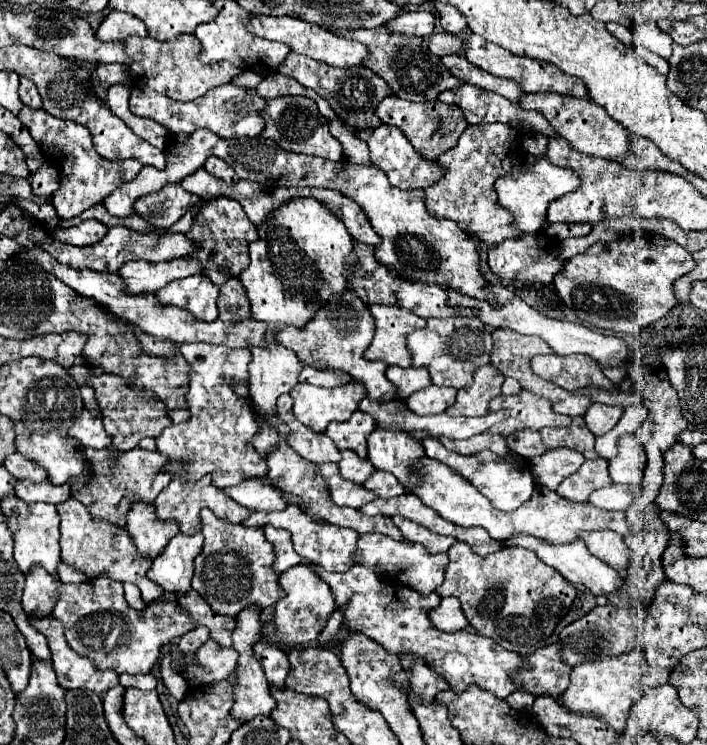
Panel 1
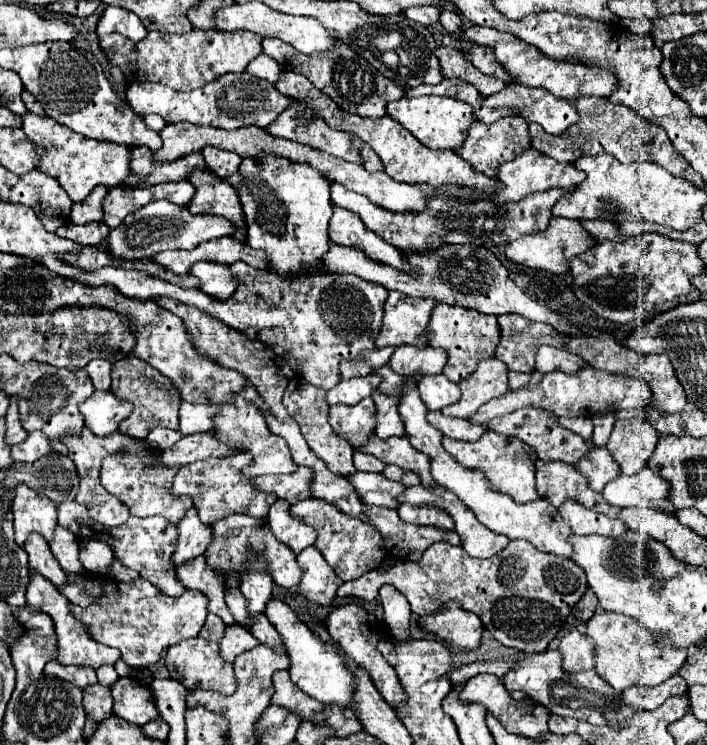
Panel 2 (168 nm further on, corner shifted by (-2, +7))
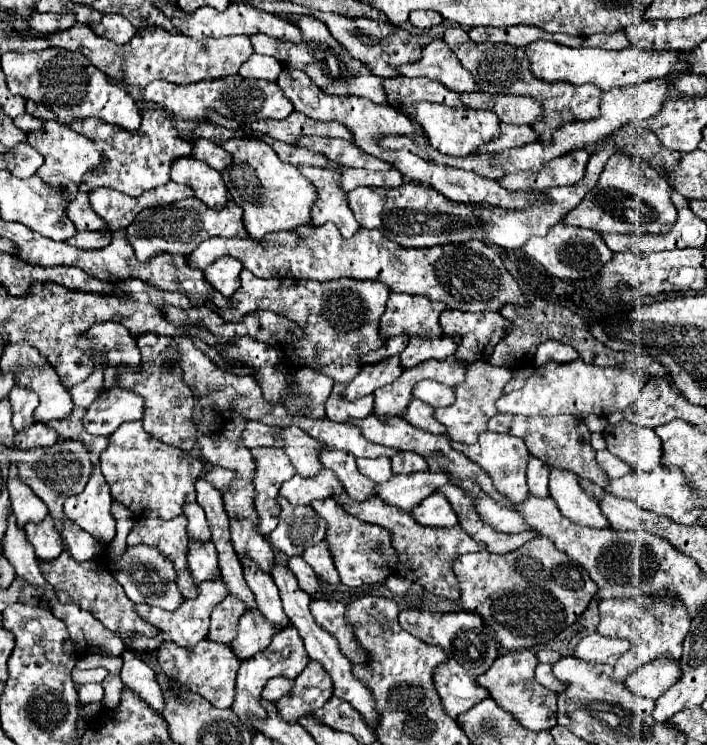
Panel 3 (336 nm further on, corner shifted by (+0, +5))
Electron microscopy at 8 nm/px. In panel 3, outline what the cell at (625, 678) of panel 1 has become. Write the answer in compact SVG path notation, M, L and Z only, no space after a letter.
M623 597L623 599L607 599L607 601L599 601L599 613L601 613L601 623L599 623L599 633L601 635L607 635L607 637L623 637L623 639L629 639L631 641L631 647L629 651L615 663L615 681L625 681L637 667L653 661L657 655L663 655L663 653L669 653L673 659L679 659L681 657L681 651L683 651L683 639L689 631L689 625L691 625L691 615L687 613L687 609L683 609L683 603L681 601L671 601L671 597L667 597L667 601L653 601L653 607L635 599L631 601L631 597Z

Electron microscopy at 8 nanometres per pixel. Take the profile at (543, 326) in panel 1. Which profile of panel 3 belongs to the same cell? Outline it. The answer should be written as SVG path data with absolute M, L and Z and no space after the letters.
M327 223L321 227L303 225L295 229L295 233L281 233L281 241L263 239L261 245L255 245L249 239L225 239L225 237L209 237L203 241L189 257L189 265L197 269L205 269L215 259L231 255L237 257L245 269L249 269L255 277L293 277L293 279L315 279L315 281L331 281L331 279L373 279L385 283L391 291L425 295L431 301L443 301L451 309L459 311L501 311L507 303L525 305L525 297L515 283L515 279L505 269L501 257L485 245L483 241L465 241L465 243L447 243L427 249L405 249L395 241L387 239L383 233L375 229L359 229L353 237L343 239L335 225Z

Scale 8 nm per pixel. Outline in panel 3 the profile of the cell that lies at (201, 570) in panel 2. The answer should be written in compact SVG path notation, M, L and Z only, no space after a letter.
M191 541L189 543L189 569L193 573L195 583L199 585L205 579L213 579L215 571L217 571L217 551L215 545L211 541L199 545L199 541Z

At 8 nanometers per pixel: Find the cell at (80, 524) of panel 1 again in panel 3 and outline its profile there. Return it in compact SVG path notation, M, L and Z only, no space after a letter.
M179 515L175 519L137 519L133 525L127 545L153 545L163 555L167 555L177 569L177 585L185 599L197 597L197 585L191 581L191 571L187 569L187 517Z

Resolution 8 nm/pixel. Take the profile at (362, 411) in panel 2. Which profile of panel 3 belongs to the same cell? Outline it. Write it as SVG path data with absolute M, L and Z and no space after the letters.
M341 383L333 385L333 391L325 403L325 413L331 421L347 421L347 419L363 419L371 413L373 409L373 395L367 395L359 401L347 401L343 397L343 387Z

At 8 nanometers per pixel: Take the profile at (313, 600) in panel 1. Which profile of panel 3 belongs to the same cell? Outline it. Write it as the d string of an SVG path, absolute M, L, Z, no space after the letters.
M321 541L321 543L313 545L311 549L305 549L303 559L315 569L315 573L321 581L331 583L331 585L339 583L339 575L337 575L337 569L335 569L327 541Z

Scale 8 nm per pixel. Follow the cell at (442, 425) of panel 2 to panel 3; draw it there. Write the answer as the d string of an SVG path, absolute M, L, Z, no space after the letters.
M415 397L411 399L411 405L407 405L407 413L403 413L403 417L419 429L425 429L431 433L445 433L443 425L433 419L433 407Z

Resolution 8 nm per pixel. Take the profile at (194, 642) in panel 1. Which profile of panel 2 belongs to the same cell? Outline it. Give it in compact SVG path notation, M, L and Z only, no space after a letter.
M209 613L209 615L207 615L205 625L203 625L201 633L199 633L199 637L209 639L209 641L219 641L219 639L223 637L223 631L225 631L225 623L223 623L217 615Z

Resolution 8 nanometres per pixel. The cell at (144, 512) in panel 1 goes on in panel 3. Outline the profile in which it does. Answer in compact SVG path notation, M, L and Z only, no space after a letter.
M135 421L123 423L109 435L109 445L99 455L99 467L111 487L113 499L127 505L135 517L173 519L183 513L187 497L195 497L195 479L201 473L203 463L187 457L185 451L151 437L143 429L143 423Z

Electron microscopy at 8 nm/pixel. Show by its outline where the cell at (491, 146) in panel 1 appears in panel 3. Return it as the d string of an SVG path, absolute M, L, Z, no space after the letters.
M501 123L501 137L489 141L487 145L483 145L477 153L499 153L503 149L511 149L511 147L523 147L527 143L537 141L537 133L533 131L531 125L505 125Z

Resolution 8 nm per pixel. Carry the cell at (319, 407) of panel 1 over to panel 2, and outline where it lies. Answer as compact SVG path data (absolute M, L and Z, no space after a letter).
M367 375L367 377L355 377L355 379L347 379L347 381L339 381L337 387L333 387L331 391L327 391L327 405L355 405L361 399L369 397L377 387L379 387L381 379L379 375Z

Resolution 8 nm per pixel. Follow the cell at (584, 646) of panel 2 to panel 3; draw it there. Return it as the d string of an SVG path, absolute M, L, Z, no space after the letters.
M593 633L575 647L575 657L589 661L589 663L609 663L615 665L615 661L631 647L627 639L615 639L615 637L603 637L599 633Z

